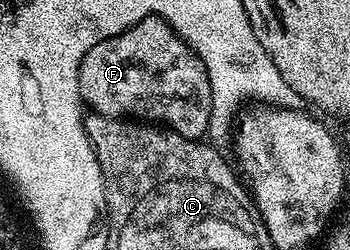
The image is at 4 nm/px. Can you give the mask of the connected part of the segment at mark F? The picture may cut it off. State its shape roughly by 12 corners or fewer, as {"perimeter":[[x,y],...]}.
{"perimeter":[[161,17],[90,47],[98,115],[208,133],[212,88]]}

